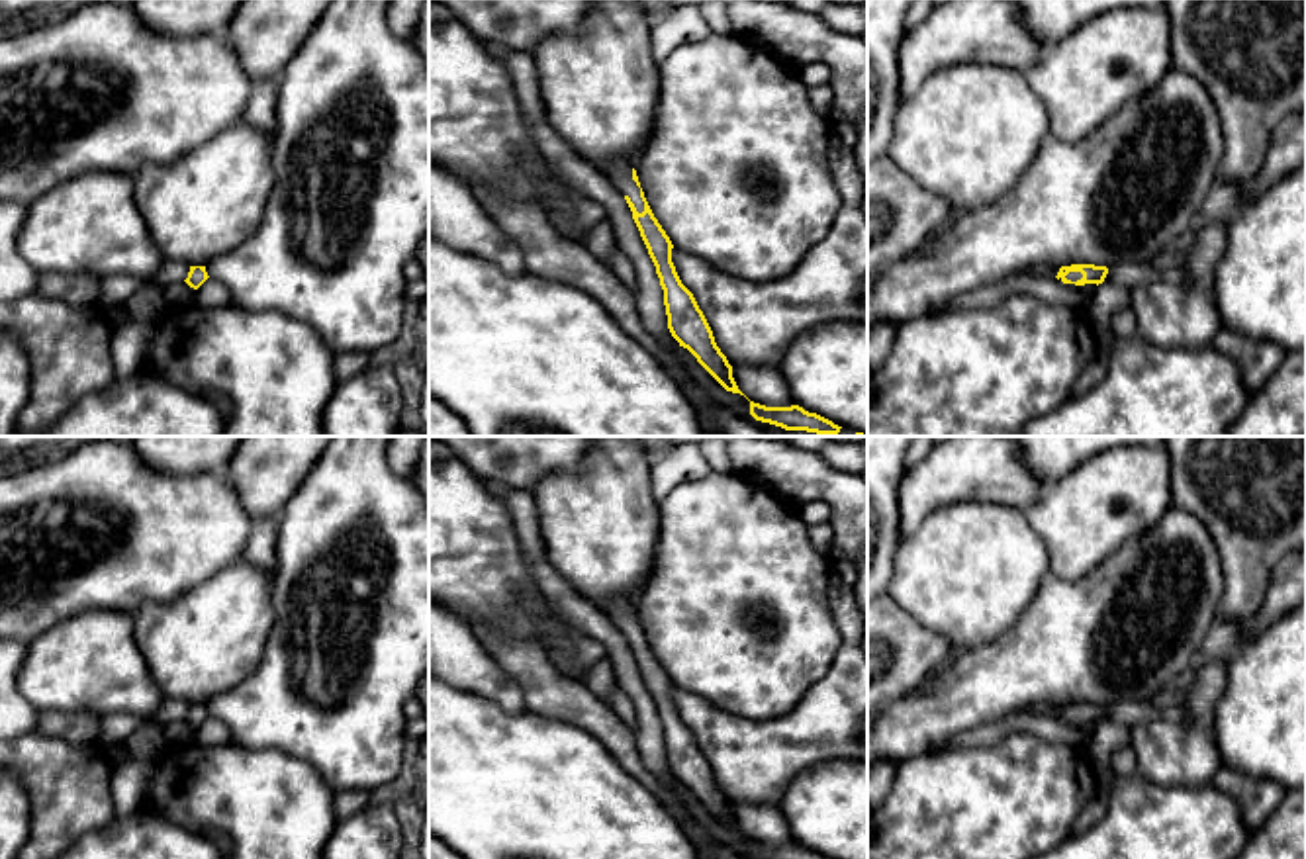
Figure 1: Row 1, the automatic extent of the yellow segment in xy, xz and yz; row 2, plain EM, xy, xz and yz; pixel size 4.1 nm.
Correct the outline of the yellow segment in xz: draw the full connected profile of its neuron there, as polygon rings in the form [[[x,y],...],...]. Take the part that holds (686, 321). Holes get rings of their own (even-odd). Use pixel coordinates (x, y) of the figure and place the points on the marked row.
[[[613,160],[599,168],[623,194],[632,219],[656,266],[664,290],[668,329],[679,346],[687,348],[697,362],[726,389],[744,395],[734,378],[732,366],[715,342],[713,331],[699,309],[693,294],[681,284],[672,262],[672,241],[654,217],[636,170],[629,160]]]

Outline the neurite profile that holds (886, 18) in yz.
[[[867,0],[867,162],[887,157],[901,108],[899,45],[914,0]]]

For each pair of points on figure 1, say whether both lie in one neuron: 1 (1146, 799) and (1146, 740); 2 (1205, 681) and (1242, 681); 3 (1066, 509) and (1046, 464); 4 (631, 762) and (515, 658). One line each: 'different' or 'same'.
1: different
2: different
3: different
4: same

